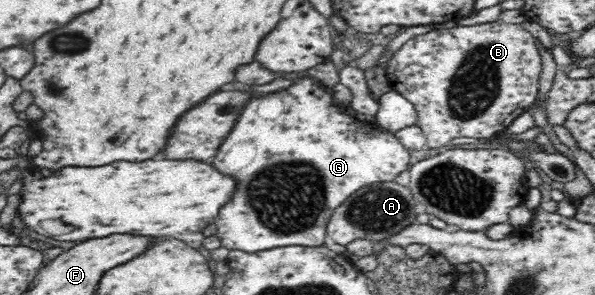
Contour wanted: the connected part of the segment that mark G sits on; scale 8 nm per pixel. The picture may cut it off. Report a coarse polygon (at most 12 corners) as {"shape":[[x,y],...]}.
{"shape":[[299,77],[253,97],[213,163],[227,249],[325,243],[409,150]]}

